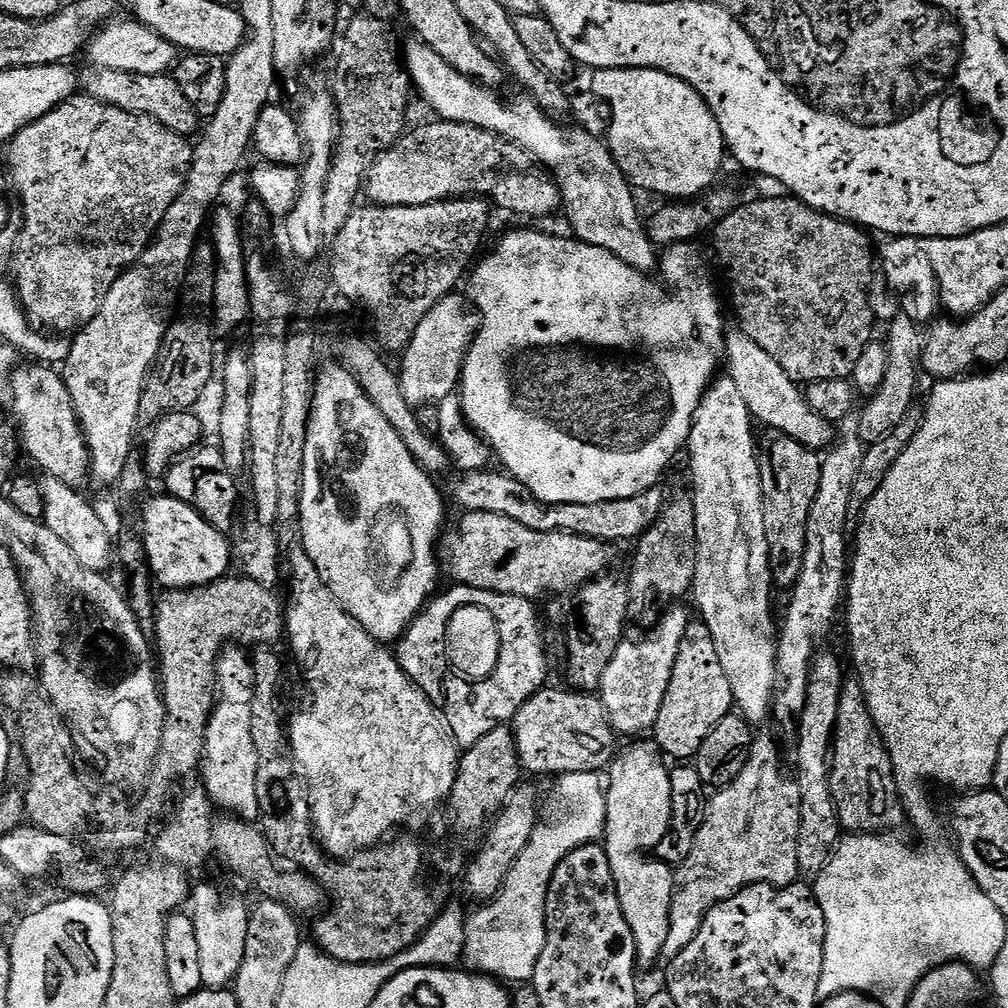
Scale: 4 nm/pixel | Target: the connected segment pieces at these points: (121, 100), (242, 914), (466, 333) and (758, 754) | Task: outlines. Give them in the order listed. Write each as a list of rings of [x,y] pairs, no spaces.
[[[102,68],[93,71],[88,80],[87,95],[93,96],[98,102],[118,106],[118,110],[137,112],[139,116],[150,116],[162,126],[185,138],[197,131],[198,113],[192,108],[191,102],[183,93],[182,86],[171,75],[147,76],[146,74],[126,74],[122,70]]]
[[[200,884],[197,888],[195,885],[190,896],[190,915],[202,950],[204,987],[228,988],[240,975],[240,967],[244,962],[250,908],[232,896],[223,896],[212,884]]]
[[[455,292],[440,299],[426,319],[419,323],[411,343],[403,353],[404,370],[399,373],[401,388],[413,406],[436,406],[447,401],[457,391],[464,374],[468,350],[479,332],[479,317],[470,309],[467,297]]]
[[[764,736],[755,741],[752,753],[738,778],[732,783],[724,785],[715,793],[716,797],[709,799],[706,804],[704,821],[698,832],[692,856],[683,869],[684,880],[679,881],[678,891],[672,901],[672,918],[670,930],[666,936],[664,956],[676,956],[698,934],[704,917],[716,904],[729,900],[743,888],[751,884],[775,884],[787,886],[797,883],[800,871],[800,823],[803,816],[800,813],[800,785],[795,779],[788,777],[784,769],[784,760],[780,757],[780,748]]]

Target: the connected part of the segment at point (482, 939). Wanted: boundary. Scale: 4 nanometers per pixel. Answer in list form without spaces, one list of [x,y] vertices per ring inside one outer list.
[[[565,772],[560,780],[560,813],[552,821],[541,823],[534,830],[530,842],[514,862],[510,874],[504,880],[499,895],[492,897],[476,913],[467,917],[466,946],[464,960],[469,969],[480,974],[487,974],[501,981],[531,981],[536,972],[538,960],[542,958],[542,946],[546,946],[548,929],[548,887],[558,866],[567,861],[575,848],[603,841],[608,826],[608,793],[605,781],[595,772]]]

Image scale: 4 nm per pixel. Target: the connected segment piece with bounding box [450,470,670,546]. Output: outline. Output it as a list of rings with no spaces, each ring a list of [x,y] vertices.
[[[491,470],[483,471],[465,471],[462,476],[458,477],[452,484],[452,496],[450,492],[450,500],[460,507],[460,510],[464,512],[489,512],[490,514],[502,514],[506,518],[514,518],[514,522],[522,522],[522,526],[530,526],[530,530],[538,530],[539,532],[565,532],[566,534],[578,534],[582,538],[594,538],[595,540],[602,540],[607,544],[616,544],[623,546],[627,540],[632,542],[639,541],[640,537],[644,536],[656,522],[658,522],[660,515],[664,513],[665,505],[668,503],[670,496],[669,493],[663,492],[663,487],[657,486],[655,488],[647,488],[642,494],[634,494],[634,498],[618,498],[617,500],[611,500],[610,502],[566,502],[565,504],[542,504],[540,499],[532,493],[521,480],[517,480],[515,476],[509,474],[507,471],[501,470],[501,472],[490,472]]]

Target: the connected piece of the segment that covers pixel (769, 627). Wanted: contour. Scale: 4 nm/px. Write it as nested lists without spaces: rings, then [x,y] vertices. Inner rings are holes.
[[[729,378],[717,379],[704,394],[704,401],[700,404],[699,411],[696,412],[696,421],[692,424],[692,433],[688,435],[686,445],[687,455],[692,455],[692,484],[696,487],[696,493],[691,493],[690,499],[696,511],[696,547],[700,553],[698,562],[698,574],[696,582],[691,590],[691,595],[696,596],[696,604],[700,607],[703,623],[708,632],[714,638],[714,642],[720,649],[720,661],[724,664],[724,669],[728,675],[729,682],[732,683],[732,696],[738,705],[739,711],[745,717],[764,716],[774,704],[774,697],[778,692],[778,620],[772,617],[772,576],[774,580],[774,565],[772,553],[768,542],[768,523],[764,513],[764,487],[762,486],[762,474],[760,473],[761,457],[756,457],[756,436],[752,433],[754,419],[751,411],[746,406],[745,399],[738,392],[738,387]]]

